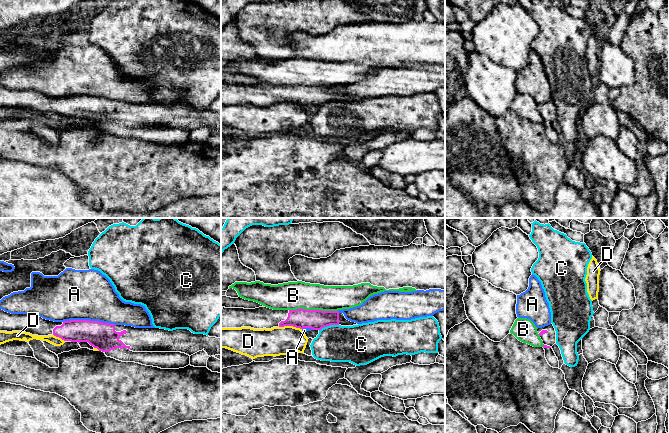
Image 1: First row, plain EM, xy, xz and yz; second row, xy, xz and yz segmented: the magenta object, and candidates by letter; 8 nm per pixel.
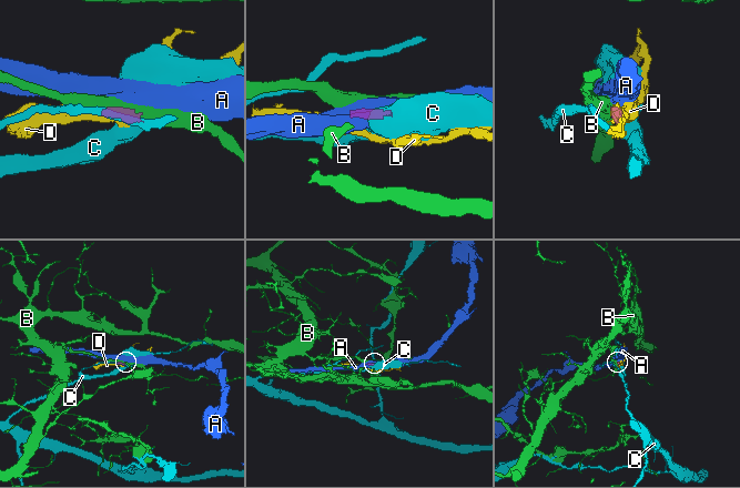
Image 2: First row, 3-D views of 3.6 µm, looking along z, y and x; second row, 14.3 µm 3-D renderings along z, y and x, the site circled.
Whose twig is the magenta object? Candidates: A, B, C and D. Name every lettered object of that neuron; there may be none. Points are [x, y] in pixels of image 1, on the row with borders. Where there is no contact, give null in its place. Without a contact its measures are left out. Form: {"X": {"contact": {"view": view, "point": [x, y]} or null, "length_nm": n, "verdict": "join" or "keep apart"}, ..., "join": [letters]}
{"A": {"contact": {"view": "xy", "point": [89, 320]}, "length_nm": 420, "verdict": "keep apart"}, "B": {"contact": {"view": "xz", "point": [313, 310]}, "length_nm": 400, "verdict": "keep apart"}, "C": {"contact": {"view": "xz", "point": [328, 325]}, "length_nm": 170, "verdict": "keep apart"}, "D": {"contact": {"view": "xz", "point": [290, 325]}, "length_nm": 190, "verdict": "keep apart"}, "join": []}

